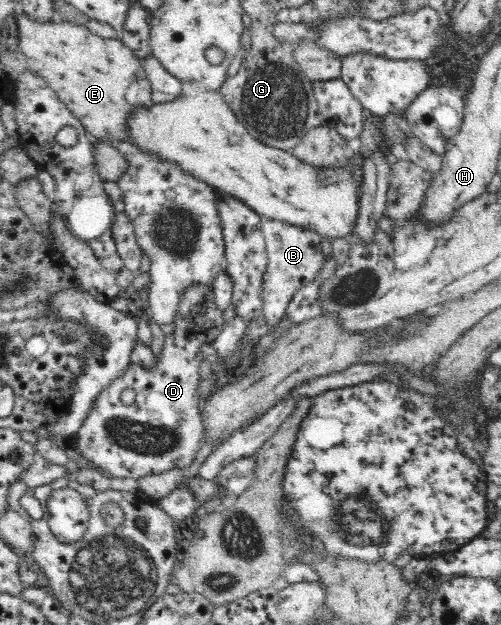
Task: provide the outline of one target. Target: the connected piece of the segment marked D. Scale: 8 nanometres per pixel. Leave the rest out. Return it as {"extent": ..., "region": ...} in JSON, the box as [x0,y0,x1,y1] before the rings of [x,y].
{"extent":[70,282,228,486],"region":[[[199,282],[190,284],[178,300],[176,316],[171,323],[172,333],[165,334],[161,352],[154,355],[154,364],[128,364],[128,368],[118,378],[114,378],[96,398],[82,427],[75,434],[77,440],[70,447],[76,448],[74,450],[94,467],[111,475],[115,484],[133,486],[140,478],[191,466],[194,456],[205,442],[205,429],[201,418],[202,400],[199,393],[200,363],[197,361],[197,354],[202,351],[204,344],[210,345],[210,342],[214,342],[223,327],[228,325],[223,312],[224,310],[216,306],[212,285]]]}

